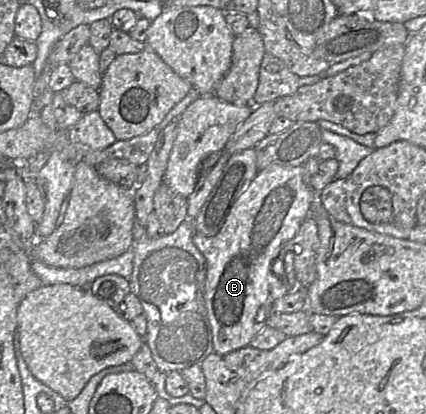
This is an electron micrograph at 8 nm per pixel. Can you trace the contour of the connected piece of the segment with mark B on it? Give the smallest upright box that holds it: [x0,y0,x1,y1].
[193,166,315,355]

